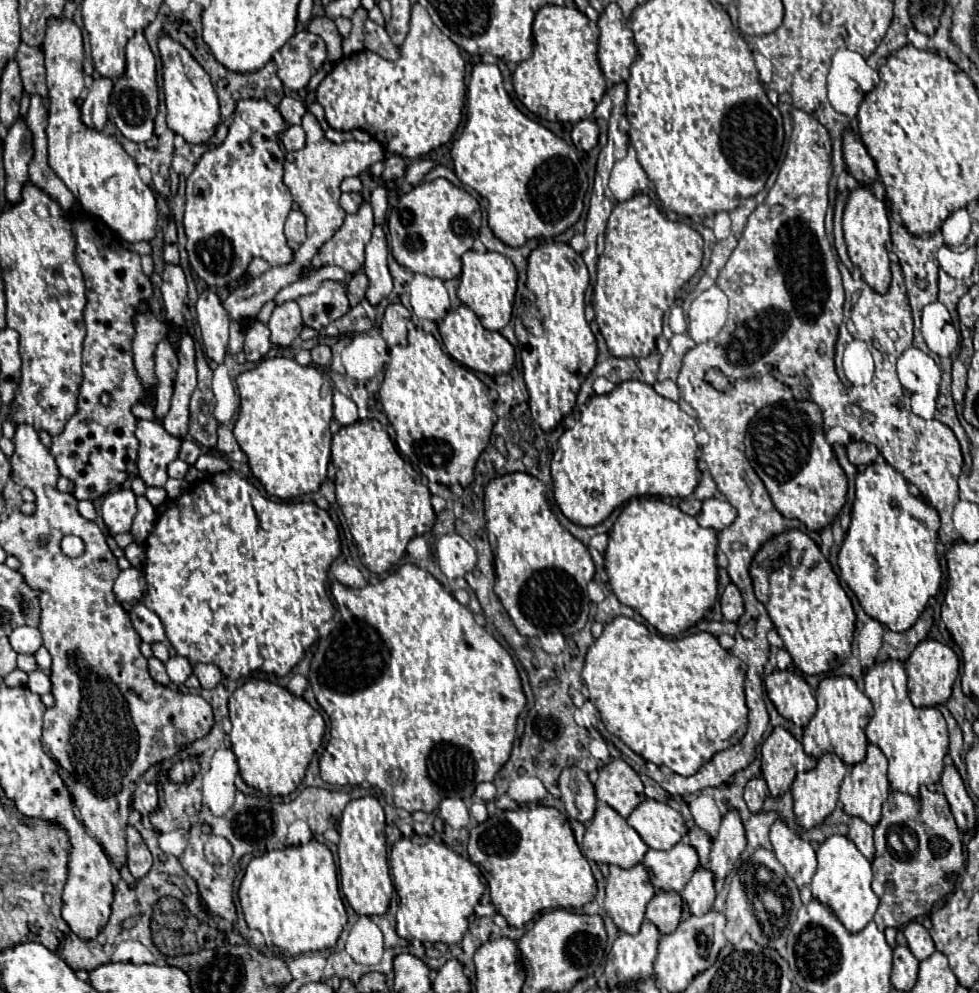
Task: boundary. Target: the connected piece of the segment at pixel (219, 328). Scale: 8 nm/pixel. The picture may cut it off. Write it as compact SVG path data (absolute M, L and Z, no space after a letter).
M201 293L197 301L197 321L201 327L201 337L205 345L205 355L215 361L223 363L227 353L229 341L229 315L221 305L217 293Z

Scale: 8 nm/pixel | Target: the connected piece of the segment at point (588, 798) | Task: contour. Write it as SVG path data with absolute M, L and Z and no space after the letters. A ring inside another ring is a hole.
M567 767L561 773L557 787L561 791L561 801L565 805L567 815L579 823L589 823L595 815L597 799L587 773L579 767Z

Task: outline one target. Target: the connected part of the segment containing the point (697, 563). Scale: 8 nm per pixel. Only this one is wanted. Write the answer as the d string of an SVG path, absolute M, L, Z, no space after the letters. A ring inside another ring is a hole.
M635 497L631 499L617 523L609 533L609 547L605 551L605 571L617 599L635 609L649 625L653 625L661 635L677 637L697 621L703 619L717 599L717 531L705 529L697 523L695 517L683 513L679 507L673 507L656 497Z

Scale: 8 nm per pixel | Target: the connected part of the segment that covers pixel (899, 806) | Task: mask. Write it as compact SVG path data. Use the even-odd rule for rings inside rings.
M921 789L921 799L891 791L889 799L883 803L883 815L875 827L875 859L873 859L873 891L879 897L879 909L875 913L875 923L881 931L887 927L901 929L915 917L927 915L935 903L947 897L963 871L963 851L961 851L961 833L951 815L949 803L941 791L931 793Z

